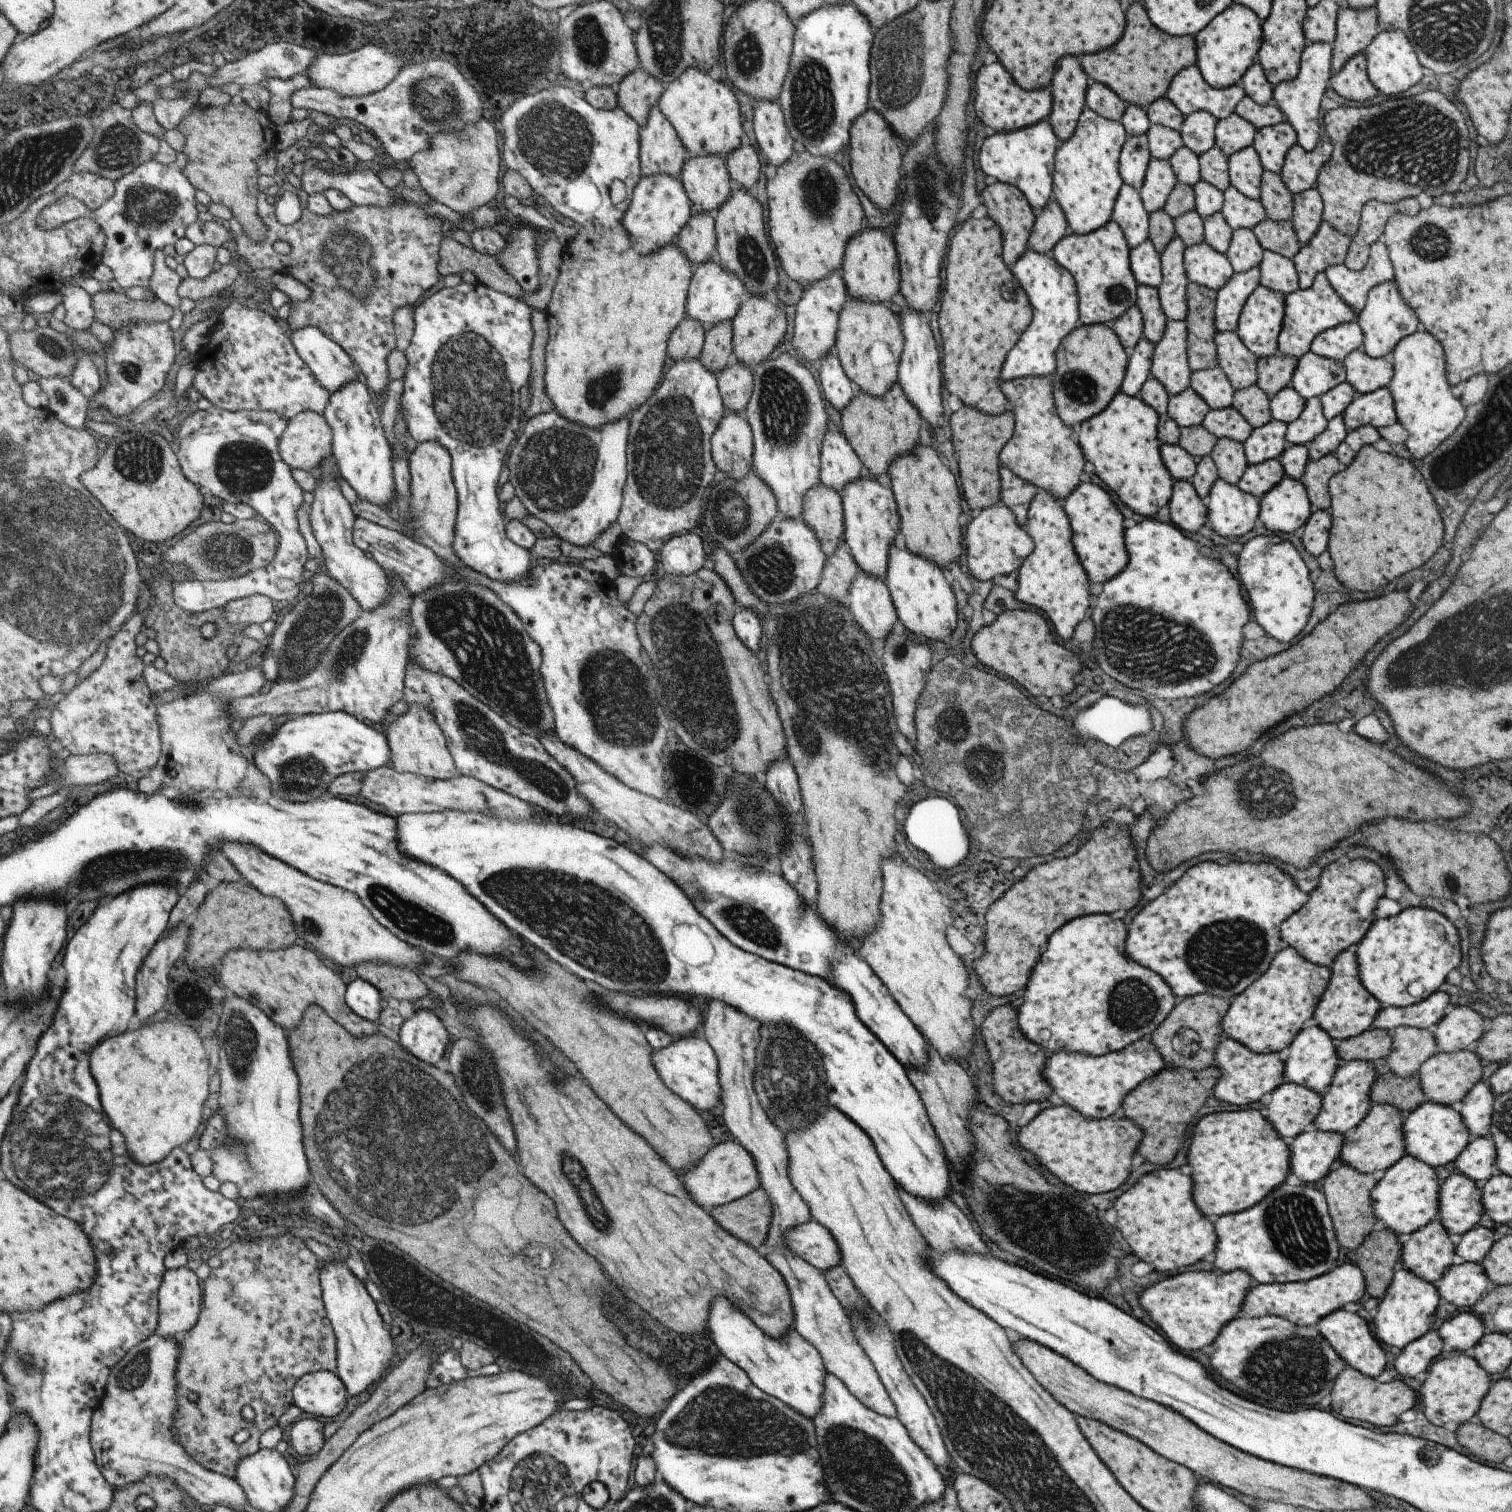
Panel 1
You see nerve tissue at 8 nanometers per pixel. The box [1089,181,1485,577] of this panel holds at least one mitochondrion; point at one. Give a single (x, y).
(1430, 243)

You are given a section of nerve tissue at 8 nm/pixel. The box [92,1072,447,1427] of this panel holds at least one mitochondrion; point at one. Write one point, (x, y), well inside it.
(133, 1374)

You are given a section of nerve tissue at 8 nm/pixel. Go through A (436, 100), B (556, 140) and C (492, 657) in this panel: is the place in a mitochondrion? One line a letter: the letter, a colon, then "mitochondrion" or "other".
A: mitochondrion
B: mitochondrion
C: mitochondrion

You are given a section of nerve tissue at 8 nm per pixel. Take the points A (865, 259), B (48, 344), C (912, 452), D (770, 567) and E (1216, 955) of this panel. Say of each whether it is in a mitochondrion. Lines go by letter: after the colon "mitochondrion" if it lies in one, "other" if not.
A: other
B: mitochondrion
C: other
D: mitochondrion
E: mitochondrion

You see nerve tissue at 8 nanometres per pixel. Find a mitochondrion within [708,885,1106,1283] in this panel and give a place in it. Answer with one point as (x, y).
(787, 1059)

